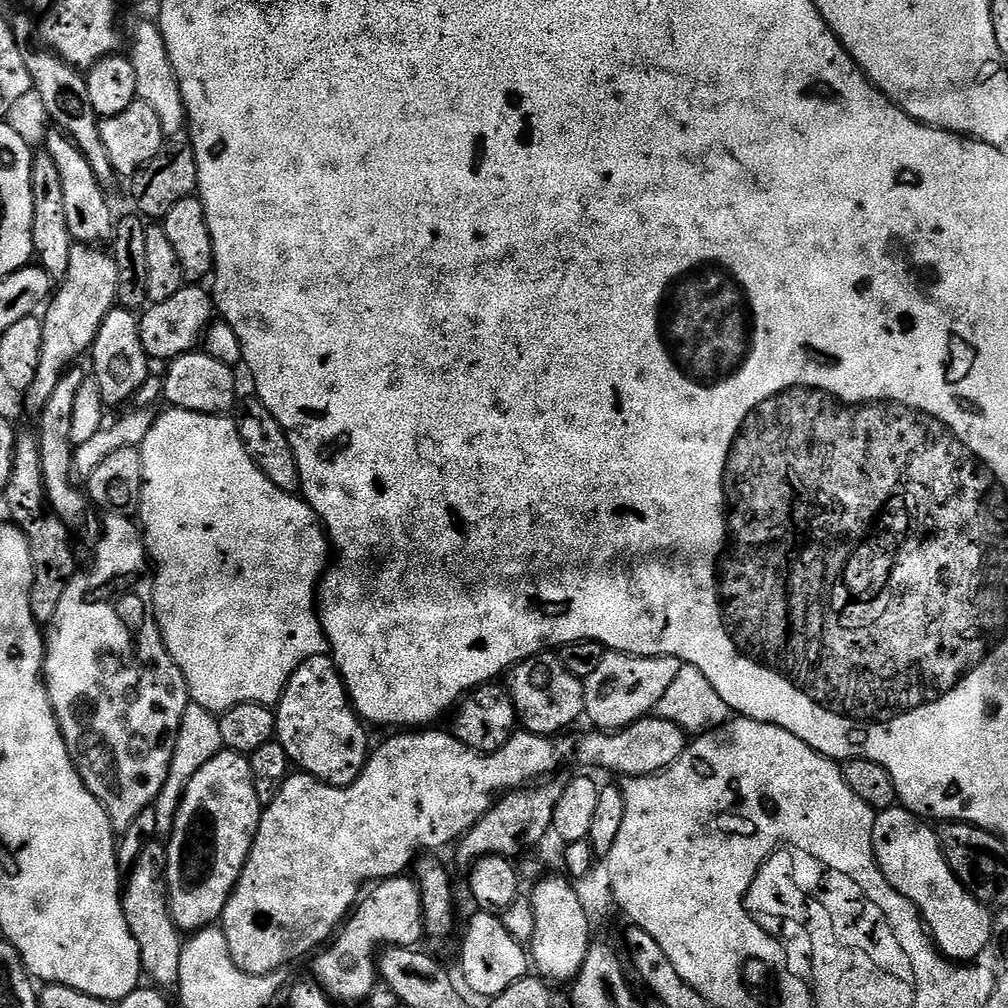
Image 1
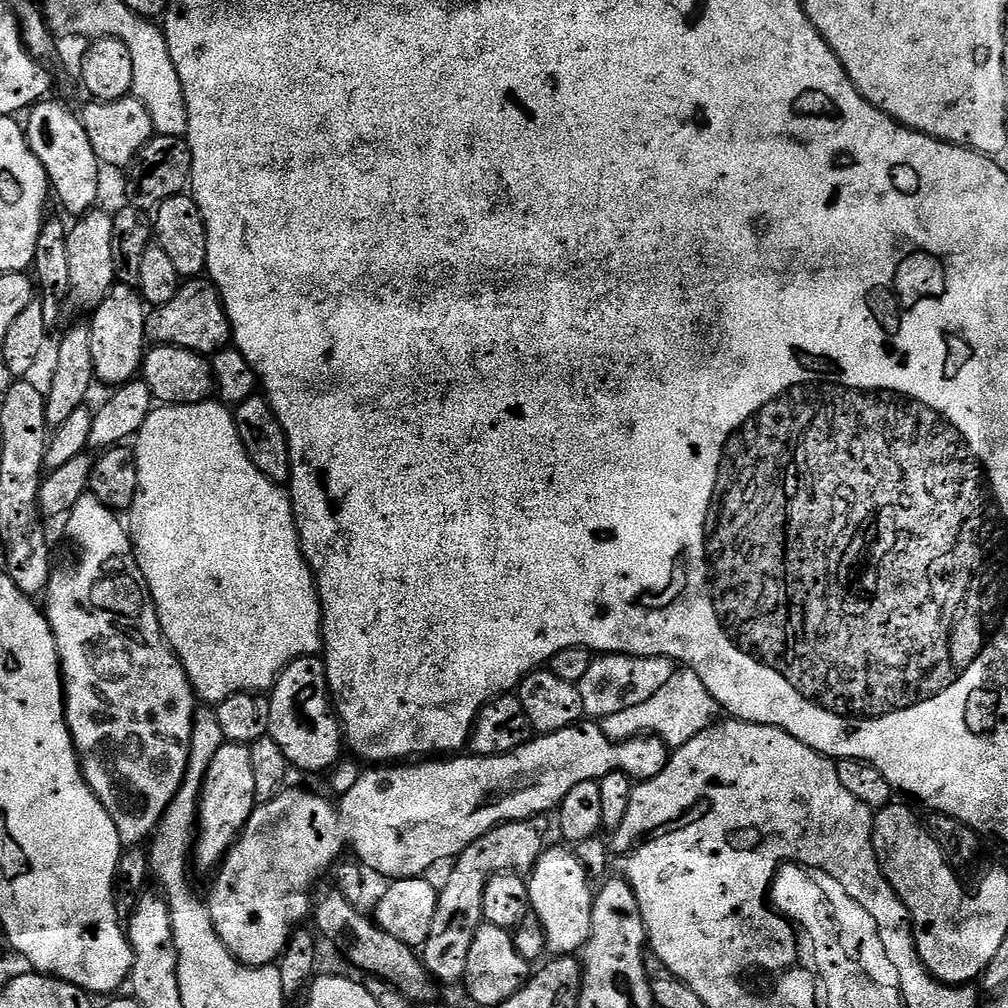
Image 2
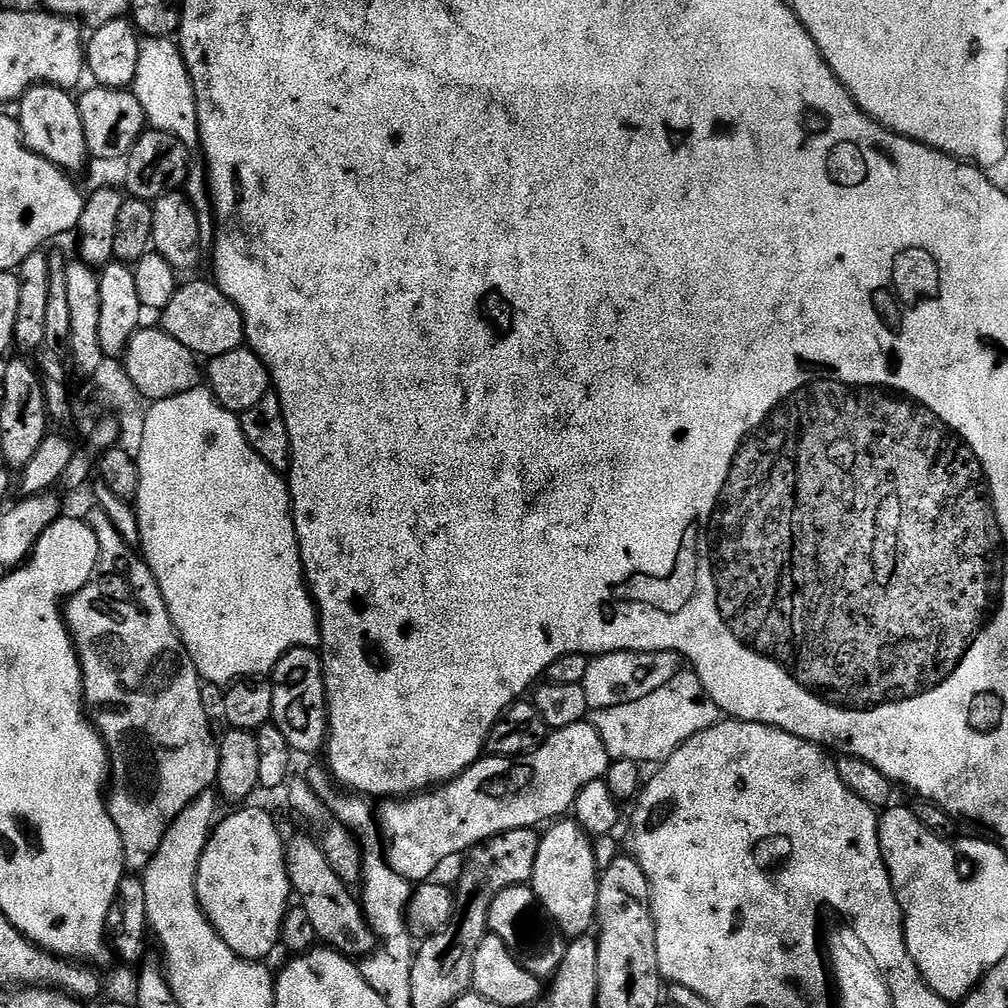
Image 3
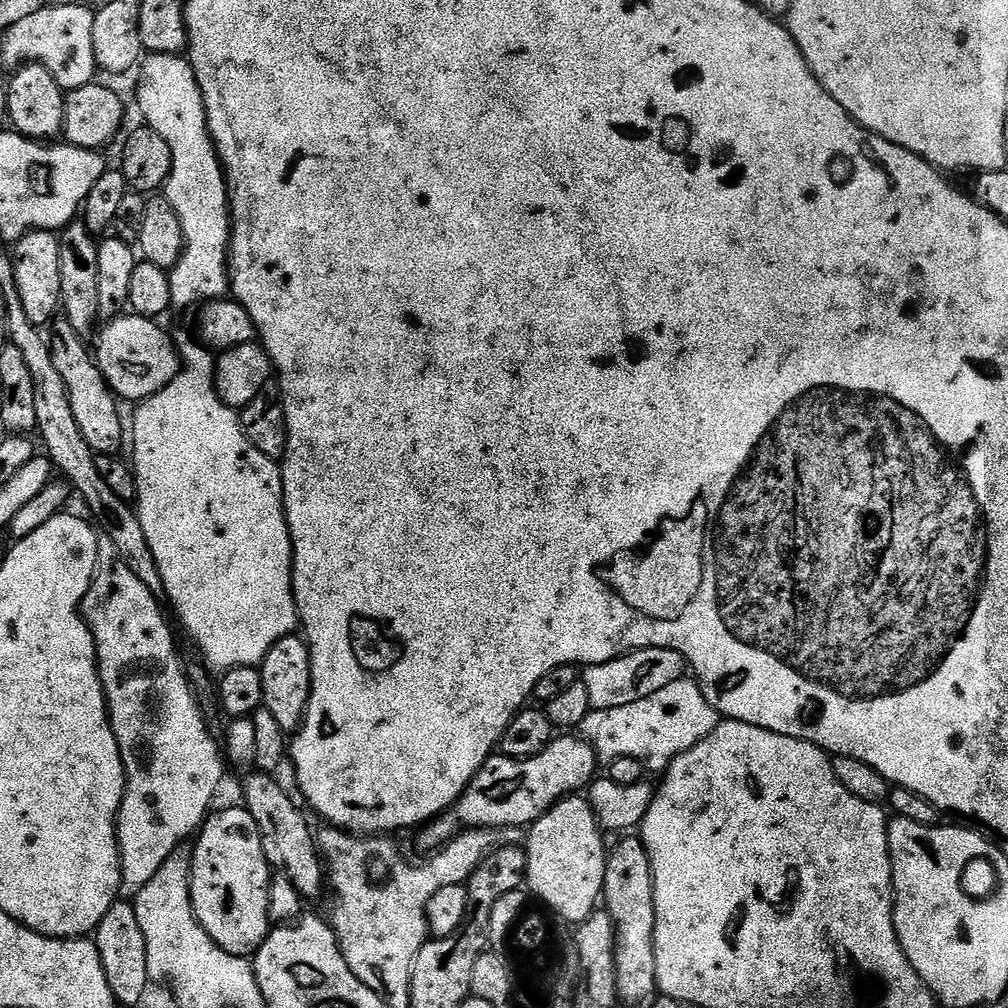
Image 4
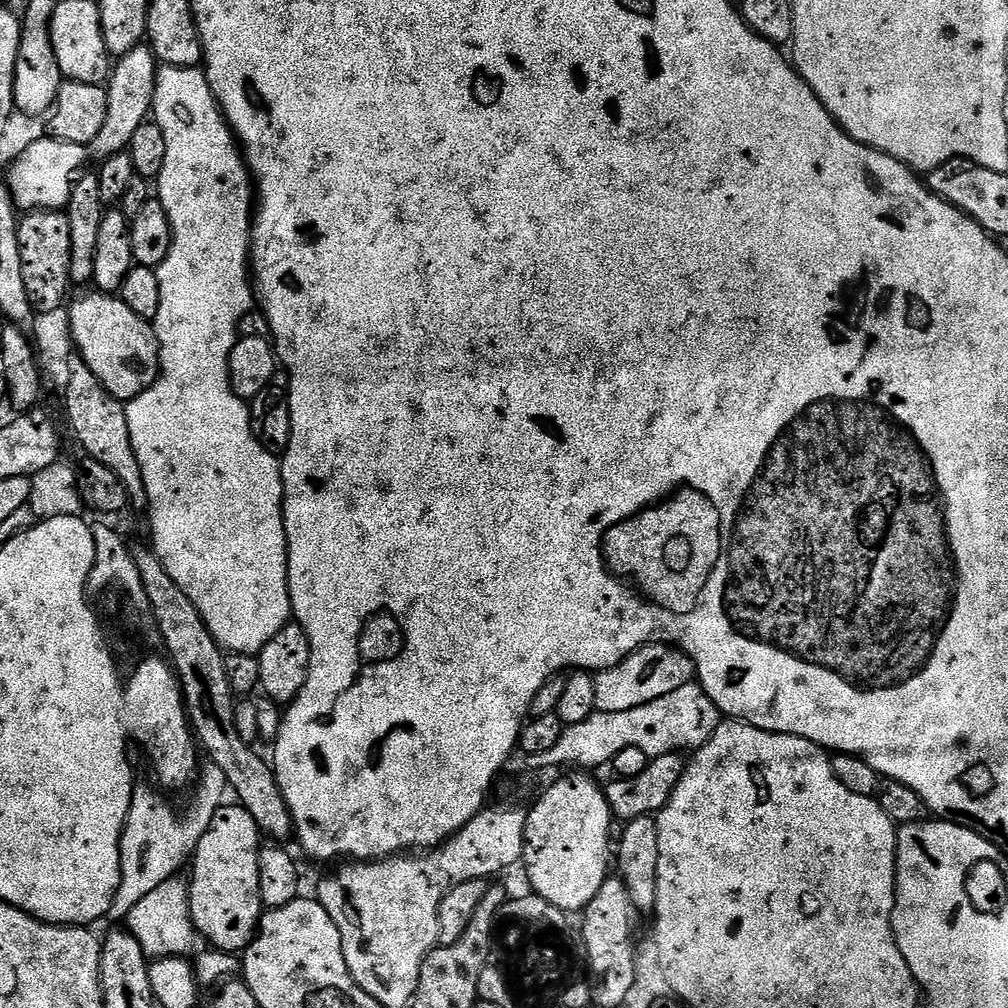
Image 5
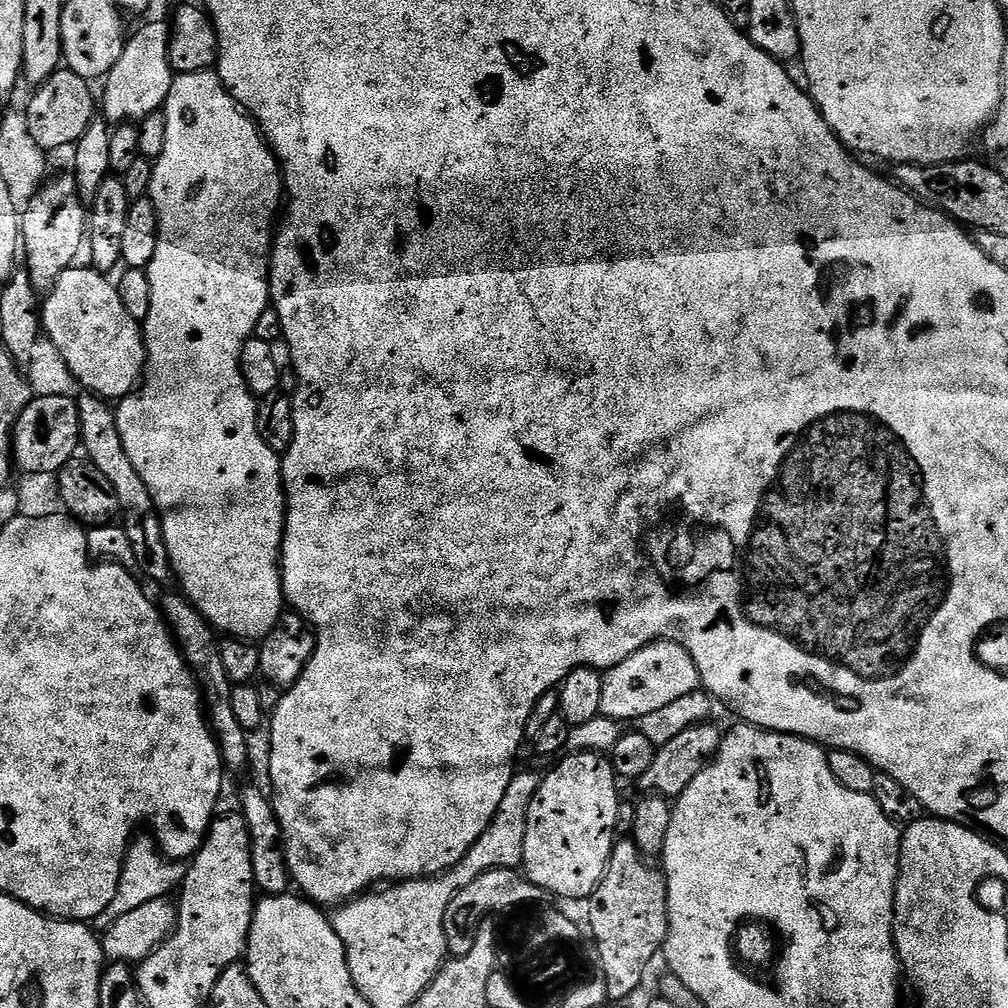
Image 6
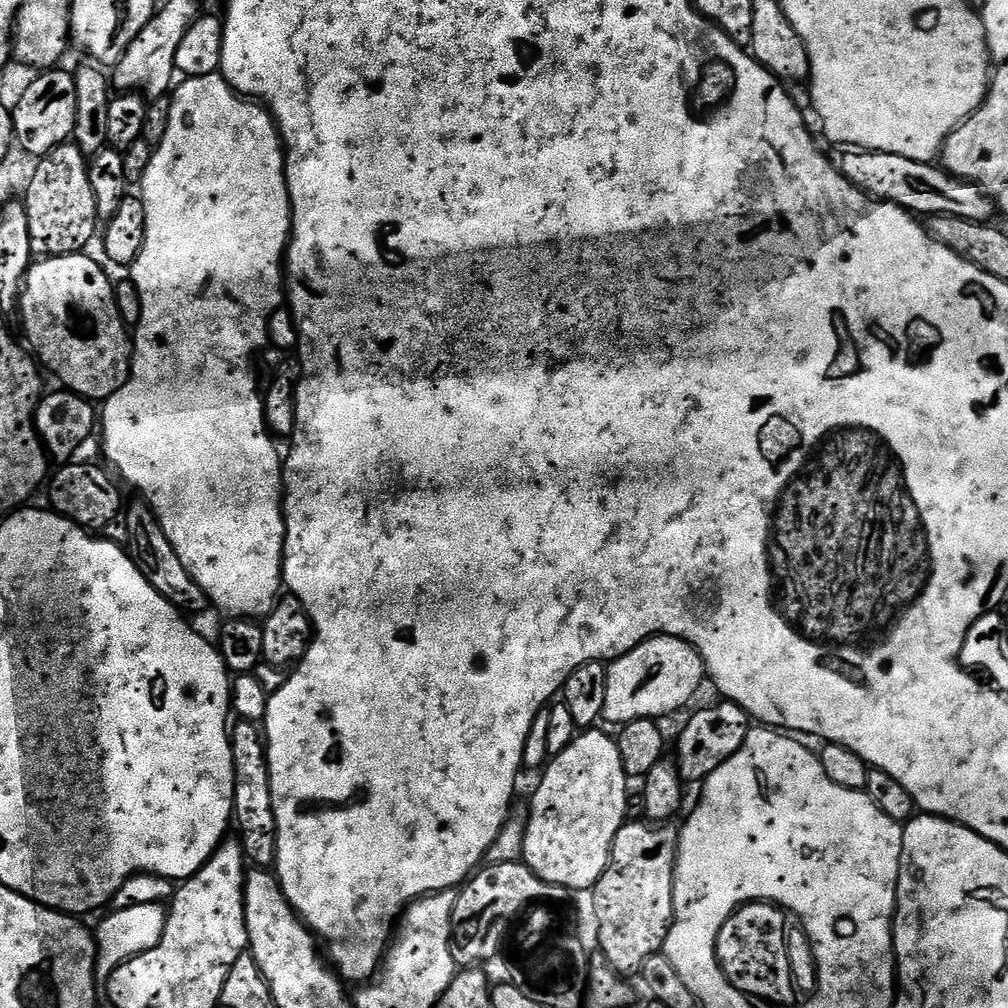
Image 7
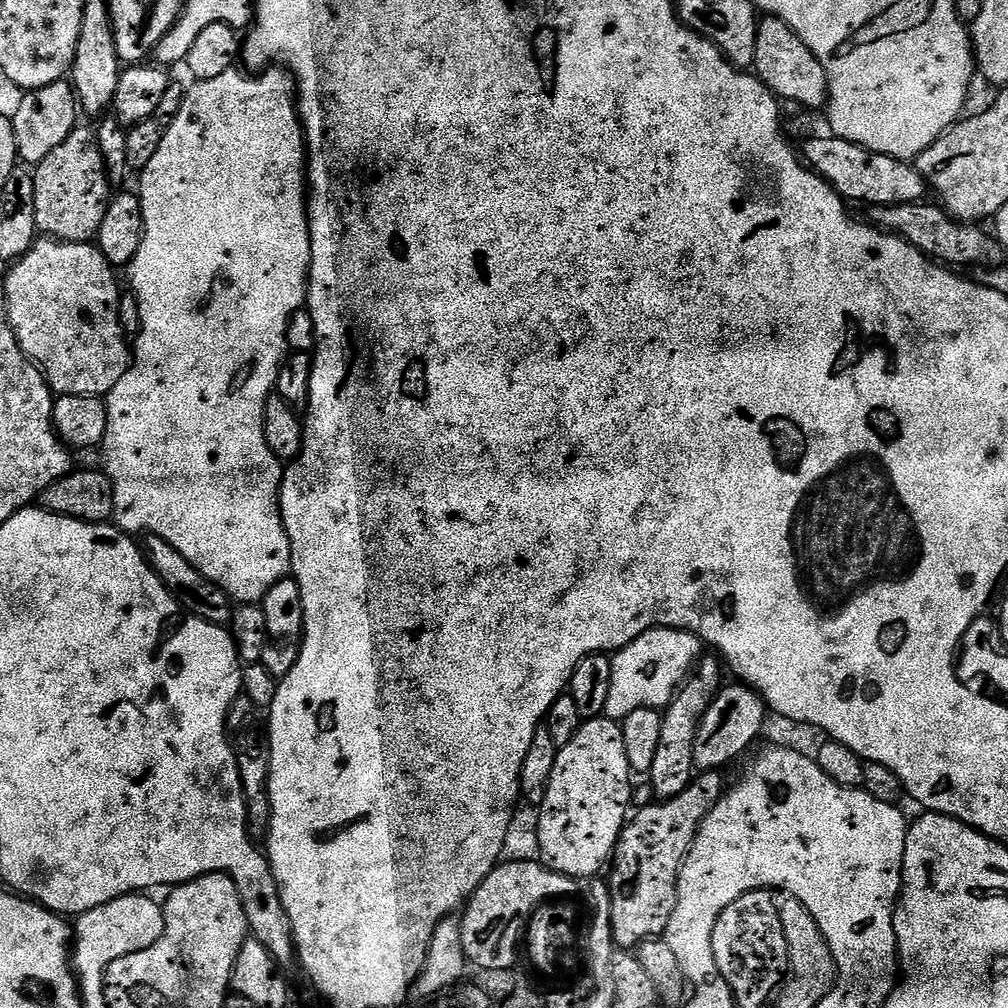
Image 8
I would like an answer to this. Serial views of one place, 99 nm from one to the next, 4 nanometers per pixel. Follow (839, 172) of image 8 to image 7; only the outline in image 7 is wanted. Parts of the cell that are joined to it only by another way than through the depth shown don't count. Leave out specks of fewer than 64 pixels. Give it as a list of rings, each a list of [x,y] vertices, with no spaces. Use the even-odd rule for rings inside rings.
[[[848,150],[845,153],[845,156],[838,160],[840,172],[874,200],[889,200],[891,204],[896,204],[920,218],[953,216],[981,222],[993,219],[994,200],[989,193],[983,191],[977,184],[950,175],[935,163],[914,162],[910,158],[902,158],[899,154],[863,150]]]

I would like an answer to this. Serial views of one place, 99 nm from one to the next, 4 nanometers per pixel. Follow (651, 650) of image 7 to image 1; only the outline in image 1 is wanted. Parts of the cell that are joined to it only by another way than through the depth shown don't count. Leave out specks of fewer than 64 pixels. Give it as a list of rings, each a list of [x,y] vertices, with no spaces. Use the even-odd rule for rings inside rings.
[[[605,651],[598,670],[584,681],[584,711],[597,729],[619,730],[635,720],[655,713],[662,694],[678,675],[680,659],[676,656],[628,656],[624,652]]]

